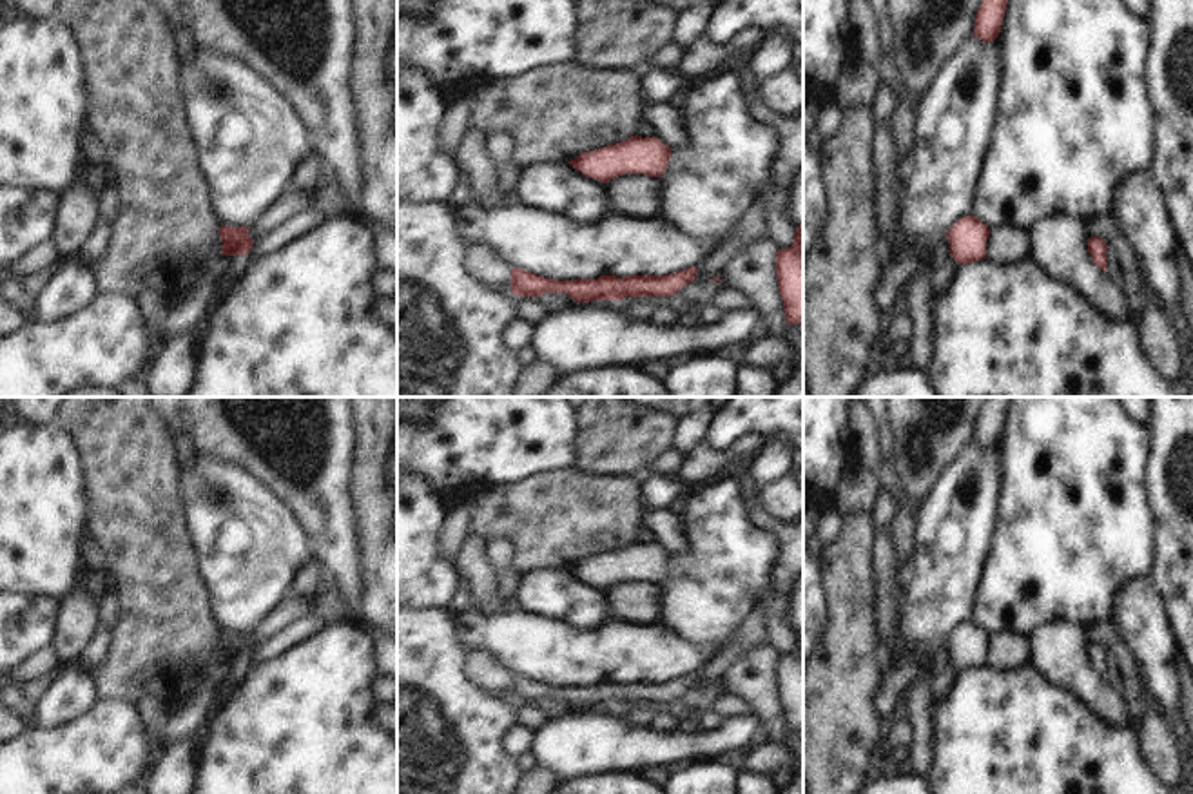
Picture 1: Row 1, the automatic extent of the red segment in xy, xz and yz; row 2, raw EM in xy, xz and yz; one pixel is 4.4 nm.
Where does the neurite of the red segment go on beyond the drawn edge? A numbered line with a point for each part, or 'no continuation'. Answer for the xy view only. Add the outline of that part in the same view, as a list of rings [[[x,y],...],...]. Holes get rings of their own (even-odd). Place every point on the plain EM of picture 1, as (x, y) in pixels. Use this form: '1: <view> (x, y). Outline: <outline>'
1: xy (174, 773). Outline: [[[250,660],[230,662],[230,671],[214,692],[203,721],[181,741],[165,749],[161,758],[152,767],[147,781],[147,794],[190,794],[203,745],[207,741],[209,723],[221,709],[223,702],[232,694],[234,687],[245,678],[250,669]]]

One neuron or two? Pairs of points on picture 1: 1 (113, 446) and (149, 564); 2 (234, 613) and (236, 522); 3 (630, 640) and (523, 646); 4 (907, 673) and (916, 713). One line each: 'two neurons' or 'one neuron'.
1: one neuron
2: one neuron
3: one neuron
4: two neurons

